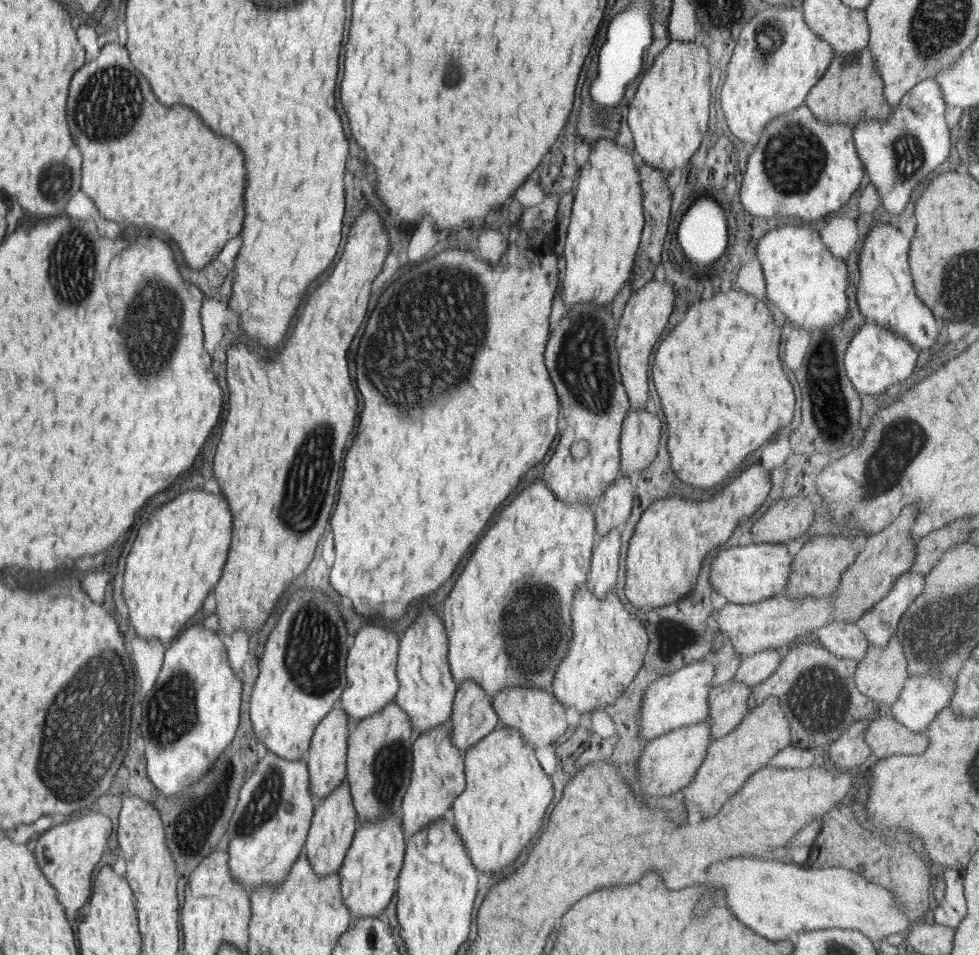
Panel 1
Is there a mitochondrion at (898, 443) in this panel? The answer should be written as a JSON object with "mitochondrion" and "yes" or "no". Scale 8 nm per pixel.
{"mitochondrion":"yes"}

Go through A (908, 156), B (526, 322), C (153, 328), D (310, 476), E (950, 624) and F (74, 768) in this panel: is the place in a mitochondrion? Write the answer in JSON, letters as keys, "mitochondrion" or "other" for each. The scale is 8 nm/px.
{"A":"mitochondrion","B":"other","C":"mitochondrion","D":"mitochondrion","E":"mitochondrion","F":"mitochondrion"}

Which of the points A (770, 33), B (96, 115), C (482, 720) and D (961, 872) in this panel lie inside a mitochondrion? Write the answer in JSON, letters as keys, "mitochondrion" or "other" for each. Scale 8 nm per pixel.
{"A":"mitochondrion","B":"mitochondrion","C":"other","D":"other"}

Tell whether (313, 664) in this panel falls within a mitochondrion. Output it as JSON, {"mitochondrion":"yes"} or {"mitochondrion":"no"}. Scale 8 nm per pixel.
{"mitochondrion":"yes"}

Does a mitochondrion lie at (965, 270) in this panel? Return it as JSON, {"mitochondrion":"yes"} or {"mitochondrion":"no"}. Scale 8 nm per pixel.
{"mitochondrion":"yes"}

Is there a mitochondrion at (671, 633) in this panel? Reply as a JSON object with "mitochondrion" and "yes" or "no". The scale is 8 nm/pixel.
{"mitochondrion":"yes"}

